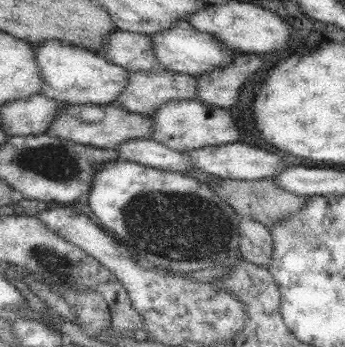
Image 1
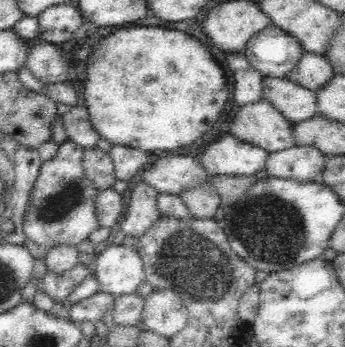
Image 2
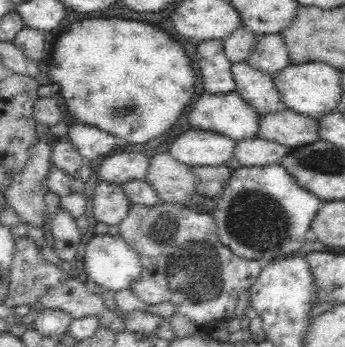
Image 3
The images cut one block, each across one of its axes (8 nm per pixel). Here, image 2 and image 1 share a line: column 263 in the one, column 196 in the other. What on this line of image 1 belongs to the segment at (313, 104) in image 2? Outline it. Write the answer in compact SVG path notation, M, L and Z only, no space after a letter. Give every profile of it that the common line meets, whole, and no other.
M169 70L161 72L127 72L127 82L121 94L111 102L129 114L153 116L165 102L173 100L195 100L195 78L175 74Z

